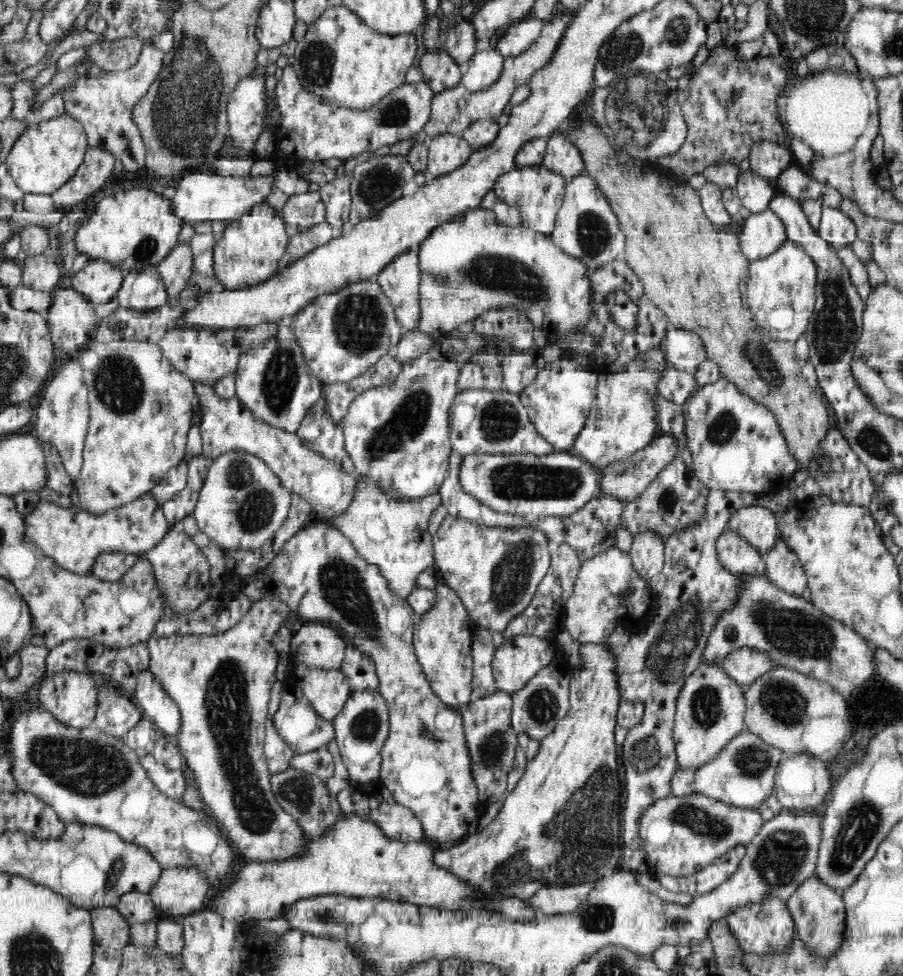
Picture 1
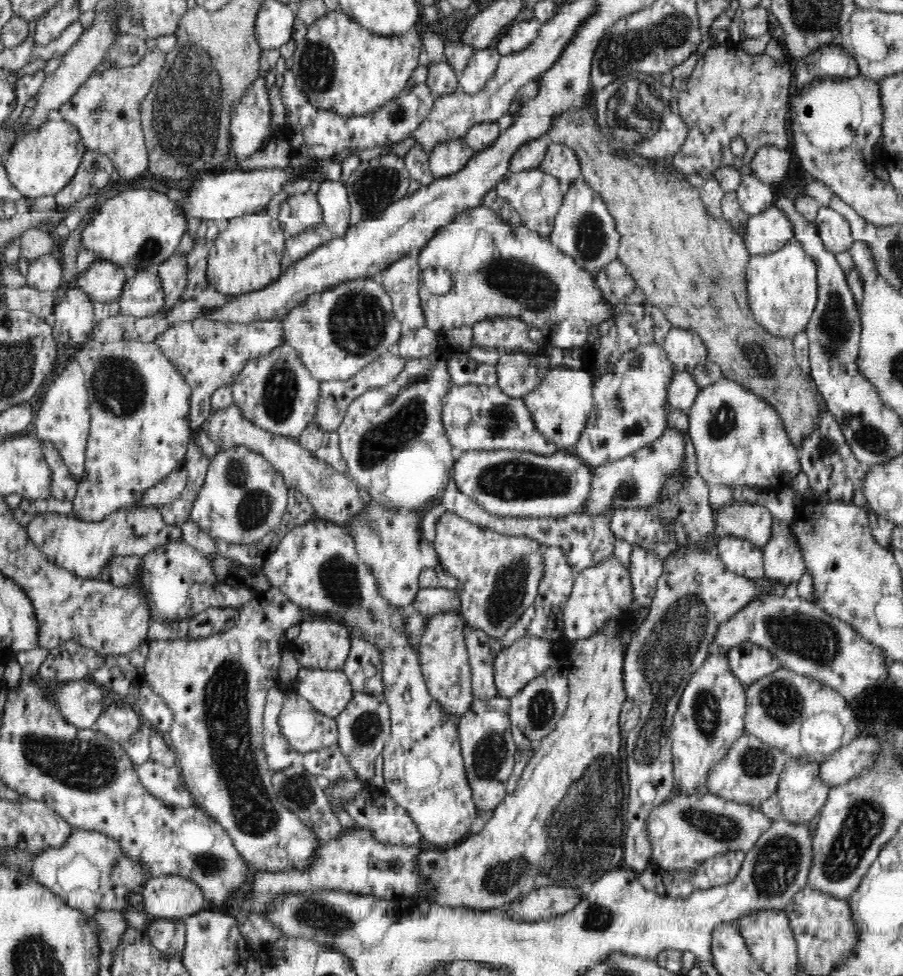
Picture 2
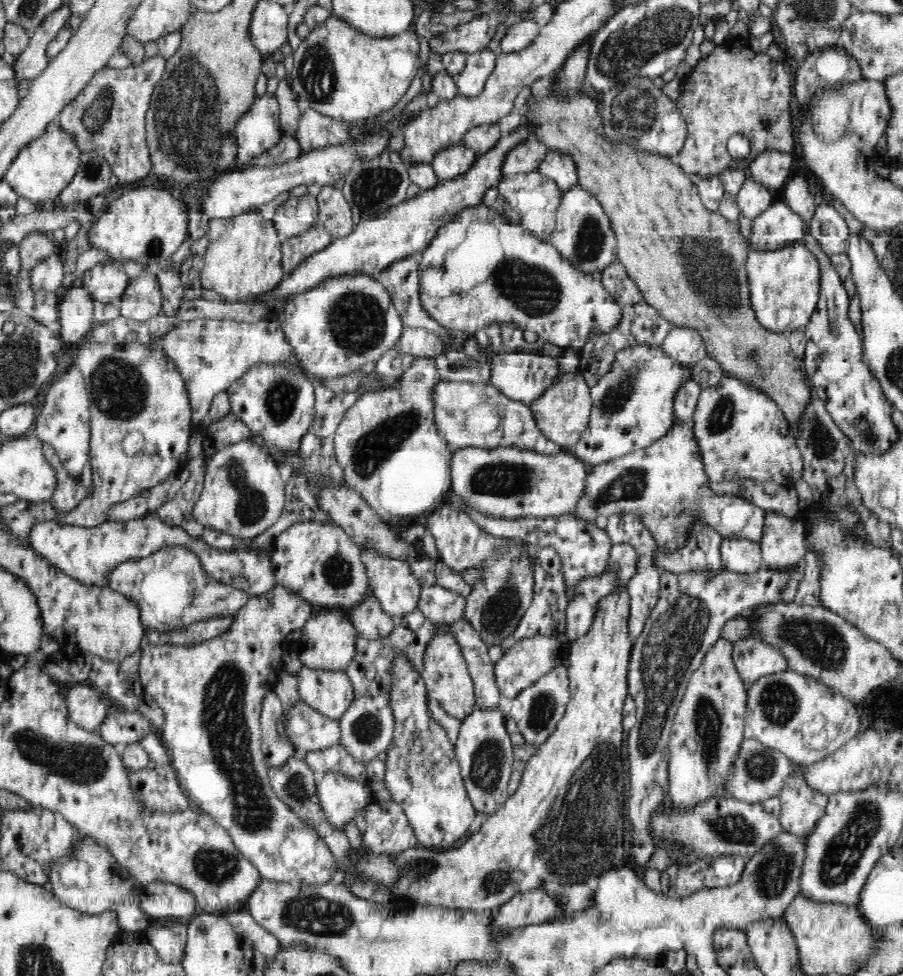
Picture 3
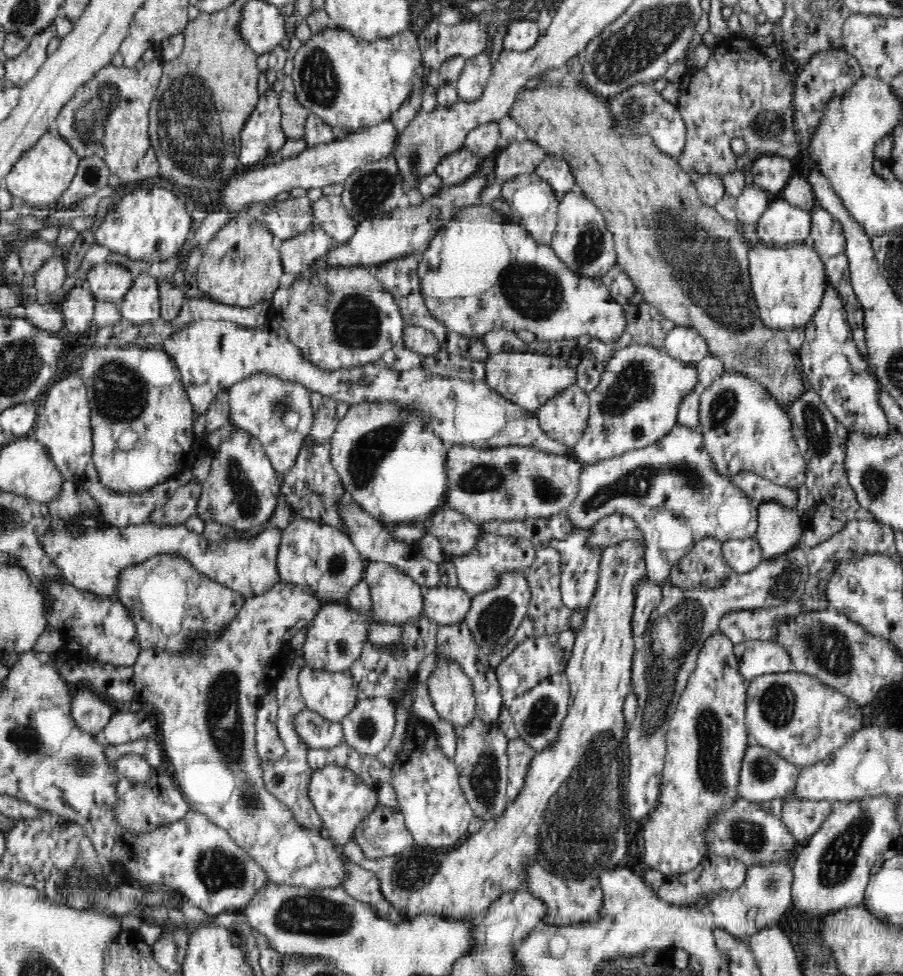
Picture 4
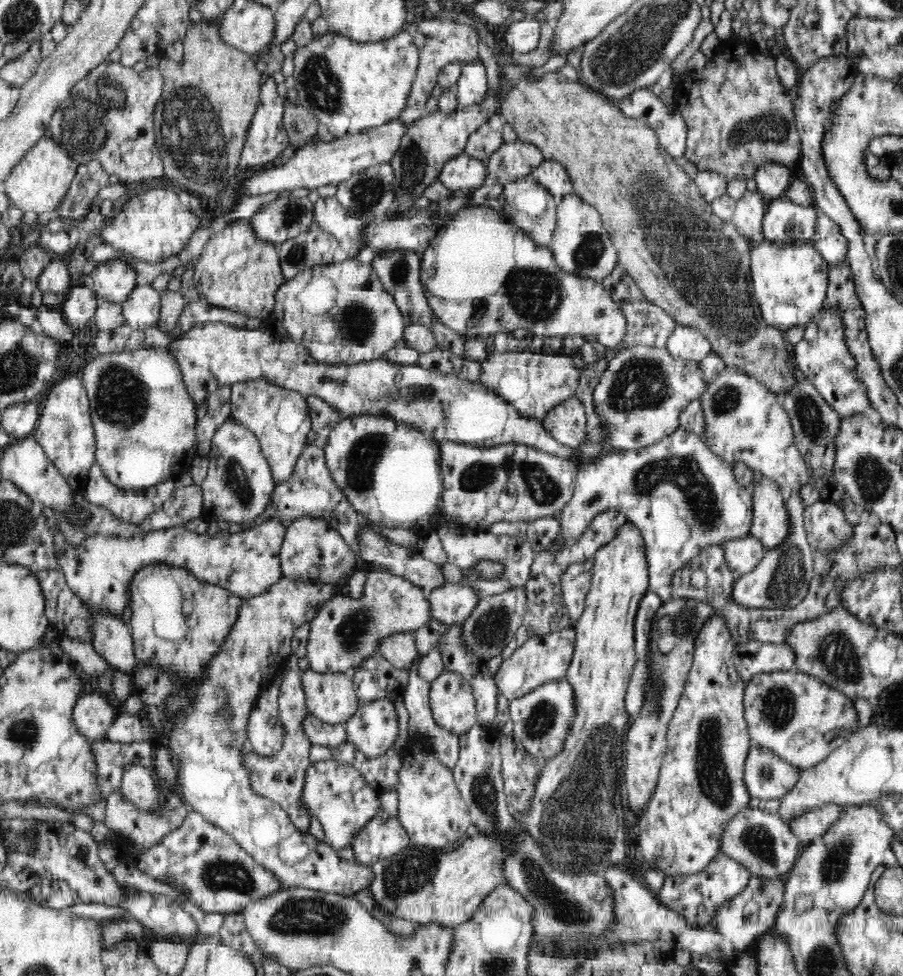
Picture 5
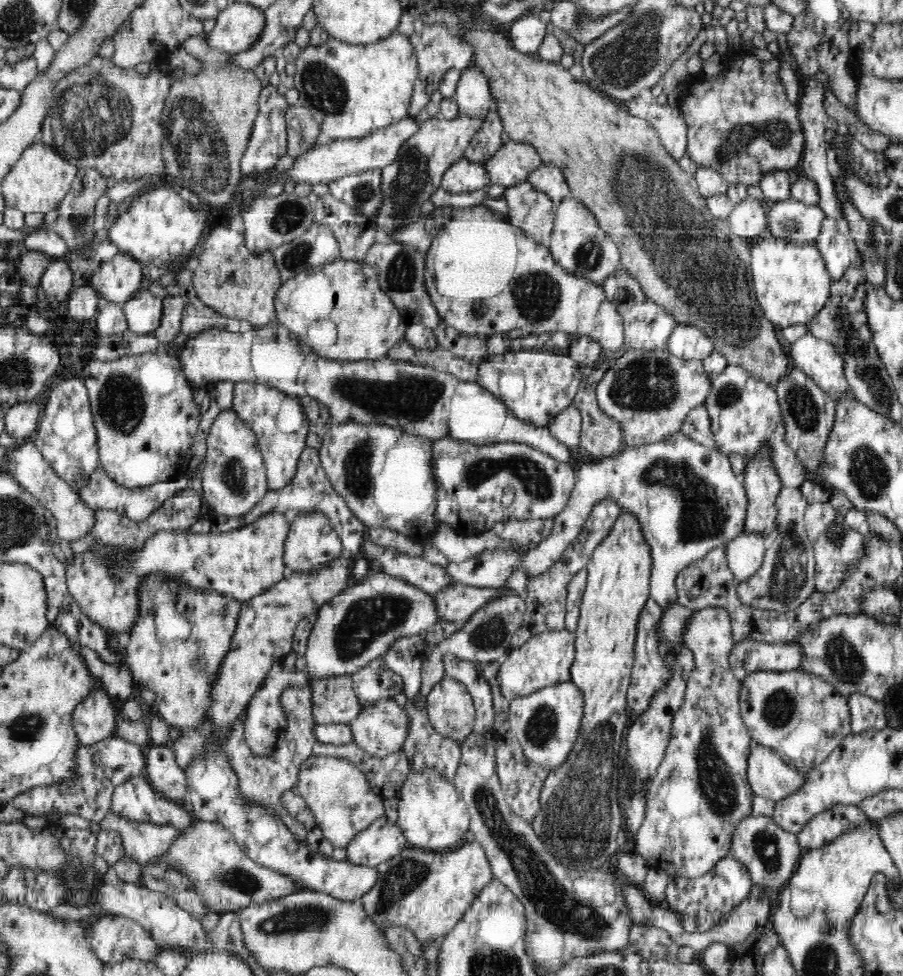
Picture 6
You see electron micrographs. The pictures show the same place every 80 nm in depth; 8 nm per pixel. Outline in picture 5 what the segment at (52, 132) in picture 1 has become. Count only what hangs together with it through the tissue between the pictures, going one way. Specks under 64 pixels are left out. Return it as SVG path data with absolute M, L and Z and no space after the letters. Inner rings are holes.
M49 134L40 138L35 146L20 160L19 164L5 178L3 189L11 205L20 210L46 212L61 204L76 175L79 163L68 153L67 148Z

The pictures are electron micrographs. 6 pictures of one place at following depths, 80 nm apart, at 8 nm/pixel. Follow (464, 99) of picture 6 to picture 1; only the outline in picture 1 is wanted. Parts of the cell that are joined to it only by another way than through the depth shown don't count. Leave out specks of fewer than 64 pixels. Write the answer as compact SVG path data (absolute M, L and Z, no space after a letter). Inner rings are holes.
M480 50L462 67L461 82L468 91L480 92L496 84L504 72L505 56L496 50Z

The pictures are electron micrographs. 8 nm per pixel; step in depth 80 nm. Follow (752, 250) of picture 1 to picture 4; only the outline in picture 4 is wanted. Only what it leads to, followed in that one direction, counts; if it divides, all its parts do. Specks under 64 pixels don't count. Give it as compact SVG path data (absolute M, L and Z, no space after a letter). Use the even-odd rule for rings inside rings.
M781 197L772 200L755 224L759 244L784 248L809 241L810 212L794 208Z

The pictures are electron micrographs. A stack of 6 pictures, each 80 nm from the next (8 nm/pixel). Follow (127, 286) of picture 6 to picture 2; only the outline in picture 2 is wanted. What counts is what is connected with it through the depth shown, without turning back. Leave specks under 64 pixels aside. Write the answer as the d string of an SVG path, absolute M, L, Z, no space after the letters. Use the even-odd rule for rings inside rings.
M98 260L88 270L77 274L70 285L85 292L93 303L104 304L117 301L126 279L122 267Z

